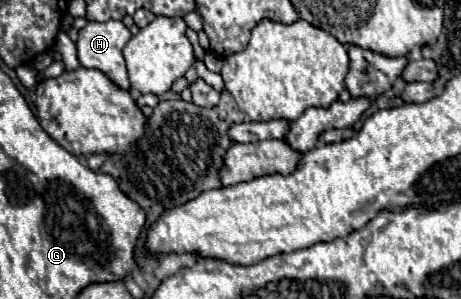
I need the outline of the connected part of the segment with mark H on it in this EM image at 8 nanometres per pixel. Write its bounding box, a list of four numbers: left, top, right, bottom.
[77,20,131,90]

